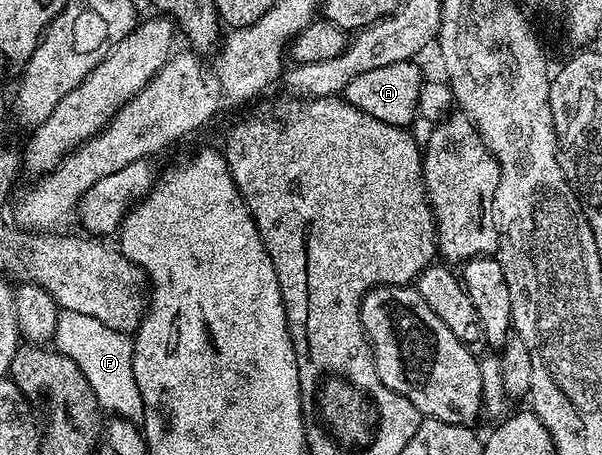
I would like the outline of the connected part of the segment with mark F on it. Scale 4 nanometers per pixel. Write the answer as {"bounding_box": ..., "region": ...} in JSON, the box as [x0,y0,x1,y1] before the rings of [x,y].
{"bounding_box":[53,310,143,420],"region":[[[63,310],[57,320],[53,342],[59,353],[69,356],[69,360],[73,360],[73,364],[77,364],[77,368],[85,374],[89,388],[93,388],[104,411],[112,410],[112,415],[128,420],[142,419],[143,401],[137,380],[133,380],[135,347],[128,335],[101,324],[101,320],[87,316],[85,312]]]}

